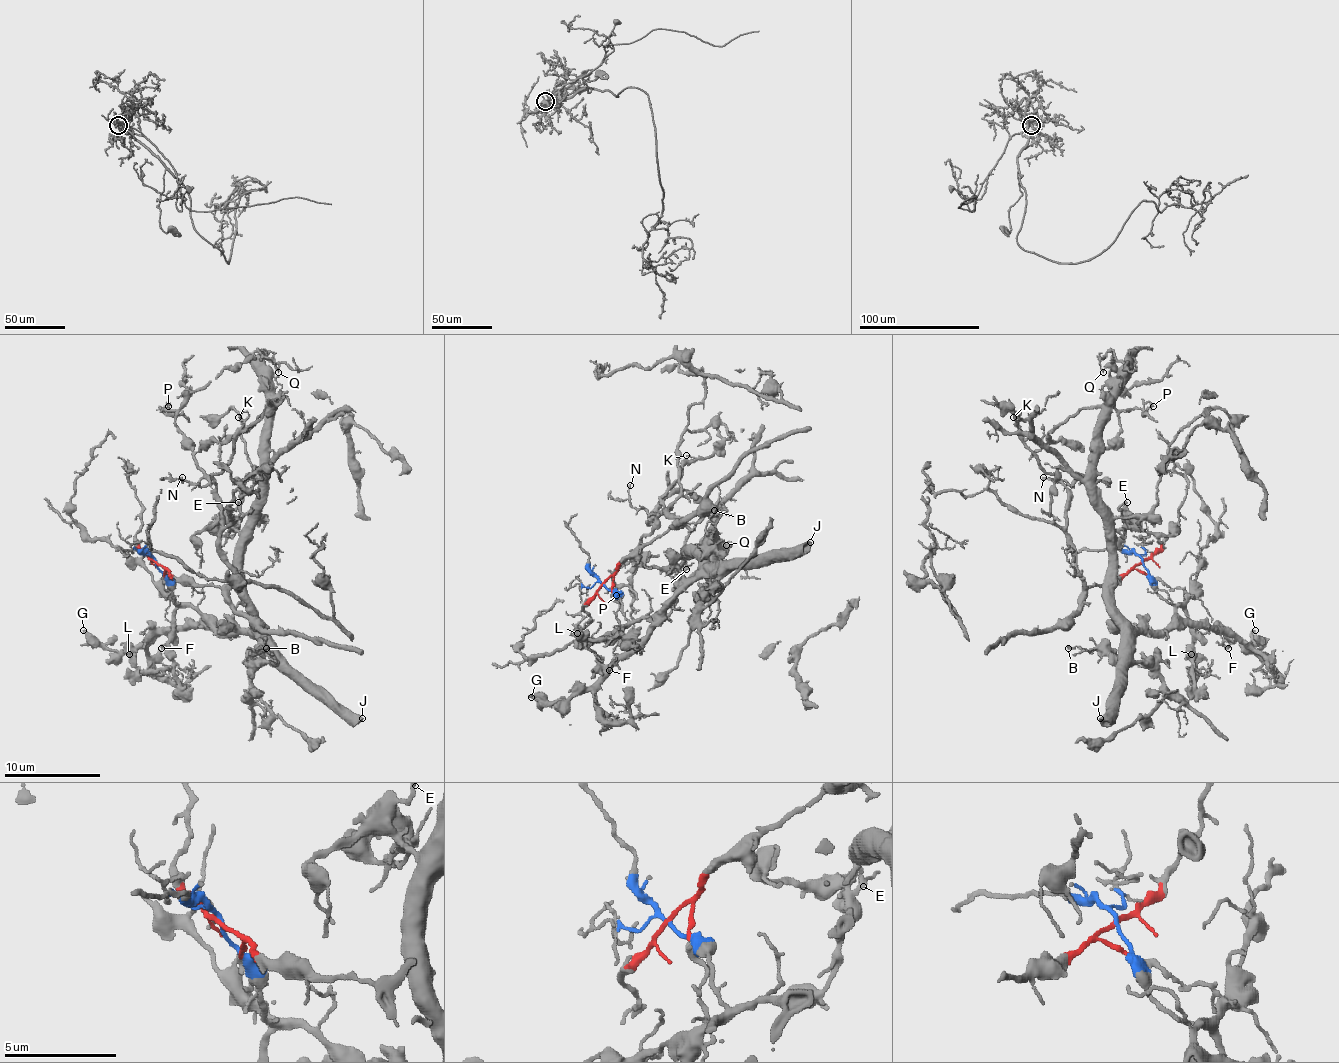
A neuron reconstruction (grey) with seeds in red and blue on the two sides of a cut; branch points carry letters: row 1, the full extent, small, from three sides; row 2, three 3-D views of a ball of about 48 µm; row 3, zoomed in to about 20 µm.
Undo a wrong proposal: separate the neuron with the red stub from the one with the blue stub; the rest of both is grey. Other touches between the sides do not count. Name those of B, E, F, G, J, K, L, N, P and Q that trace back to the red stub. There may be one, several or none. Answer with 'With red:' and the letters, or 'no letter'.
With red: K, N, P, Q

